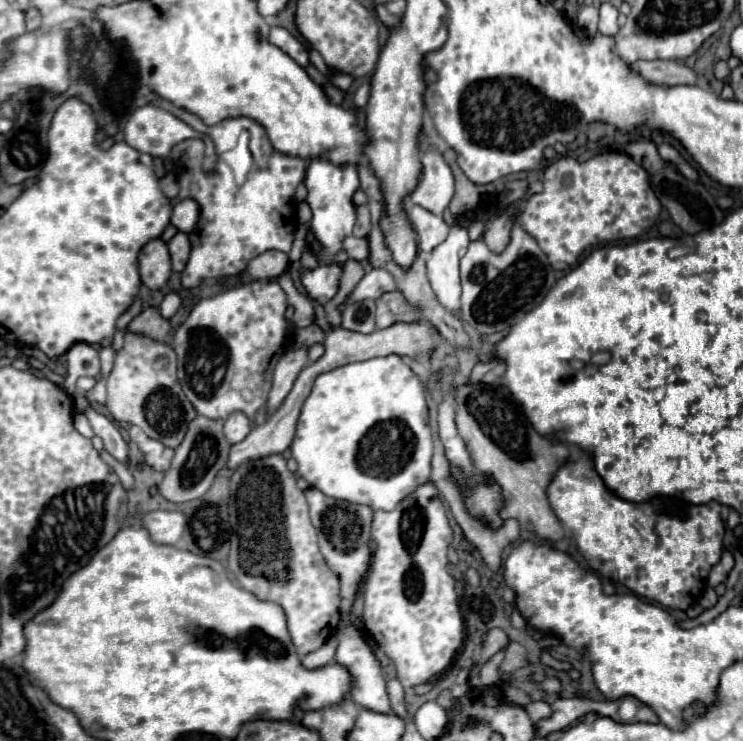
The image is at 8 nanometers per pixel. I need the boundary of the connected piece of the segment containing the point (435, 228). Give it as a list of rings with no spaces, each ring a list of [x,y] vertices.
[[[412,205],[408,209],[408,217],[414,223],[414,229],[418,231],[418,241],[420,241],[420,249],[430,253],[434,247],[438,247],[446,235],[448,235],[448,225],[440,215],[434,215],[430,211],[426,211],[424,207]]]

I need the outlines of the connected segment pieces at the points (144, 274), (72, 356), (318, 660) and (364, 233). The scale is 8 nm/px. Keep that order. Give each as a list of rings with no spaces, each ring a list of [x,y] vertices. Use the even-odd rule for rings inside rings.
[[[158,237],[140,249],[140,277],[150,289],[160,289],[170,275],[170,255],[166,243]]]
[[[76,343],[66,353],[68,359],[68,385],[72,385],[78,377],[96,377],[100,373],[98,349],[88,343]]]
[[[330,637],[318,651],[312,651],[310,655],[302,657],[302,665],[306,669],[314,669],[314,667],[326,667],[334,661],[334,653],[336,653],[336,637]]]
[[[366,205],[356,207],[356,223],[354,223],[354,237],[368,237],[370,233],[370,211]]]

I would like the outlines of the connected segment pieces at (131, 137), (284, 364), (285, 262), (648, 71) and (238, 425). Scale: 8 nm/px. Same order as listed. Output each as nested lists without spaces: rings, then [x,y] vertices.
[[[154,105],[136,109],[124,127],[124,141],[152,157],[168,157],[172,145],[190,137],[202,139],[202,133]]]
[[[298,347],[298,349],[284,353],[284,357],[278,361],[278,365],[274,369],[274,383],[272,383],[268,403],[266,403],[266,413],[272,413],[278,409],[278,405],[290,393],[298,373],[306,365],[308,365],[308,349],[306,347]]]
[[[264,251],[248,263],[244,279],[278,279],[290,267],[288,253],[282,251]]]
[[[638,61],[630,69],[650,85],[672,87],[696,83],[696,73],[680,61]]]
[[[234,411],[234,415],[230,415],[230,419],[226,419],[224,435],[230,443],[240,443],[250,431],[252,431],[252,421],[246,419],[246,415],[242,415],[242,411]]]

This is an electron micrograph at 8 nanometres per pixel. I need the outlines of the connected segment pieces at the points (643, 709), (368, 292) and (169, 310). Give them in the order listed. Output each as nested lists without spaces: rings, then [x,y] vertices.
[[[640,705],[640,707],[638,707],[638,713],[636,713],[636,717],[634,717],[632,721],[642,721],[642,723],[656,723],[656,721],[658,721],[658,717],[656,717],[656,713],[654,713],[650,707],[646,707],[646,705]]]
[[[368,269],[360,283],[354,287],[354,291],[348,295],[348,299],[338,305],[338,309],[344,311],[350,303],[358,303],[362,299],[378,299],[382,293],[394,289],[396,289],[394,279],[386,269]]]
[[[170,291],[170,293],[166,293],[166,297],[164,297],[162,305],[160,305],[160,313],[162,313],[162,317],[170,319],[170,317],[180,309],[180,305],[182,305],[182,297],[180,297],[178,291]]]

